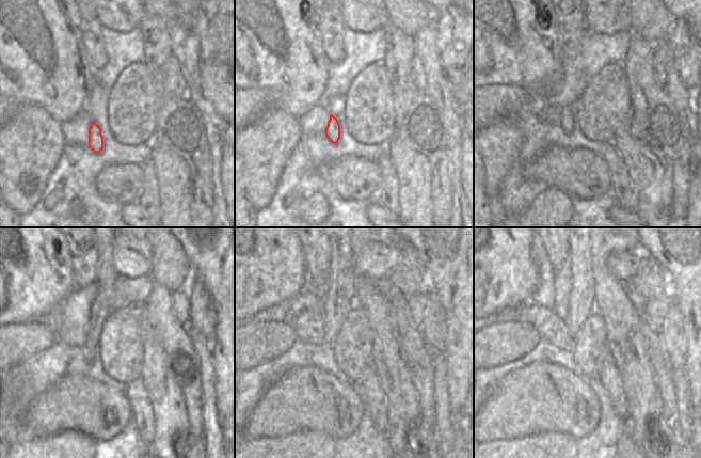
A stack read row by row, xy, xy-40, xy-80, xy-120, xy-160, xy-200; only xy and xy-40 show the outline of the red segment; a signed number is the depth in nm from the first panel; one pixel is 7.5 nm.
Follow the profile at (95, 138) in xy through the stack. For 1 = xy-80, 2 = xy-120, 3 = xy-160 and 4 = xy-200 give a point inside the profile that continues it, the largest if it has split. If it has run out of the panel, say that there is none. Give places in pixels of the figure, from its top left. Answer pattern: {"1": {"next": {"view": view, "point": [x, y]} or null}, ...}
{"1": {"next": {"view": "xy-80", "point": [567, 123]}}, "2": {"next": {"view": "xy-120", "point": [101, 305]}}, "3": {"next": {"view": "xy-160", "point": [340, 298]}}, "4": {"next": {"view": "xy-200", "point": [582, 299]}}}

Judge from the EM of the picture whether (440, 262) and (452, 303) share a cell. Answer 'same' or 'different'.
same

